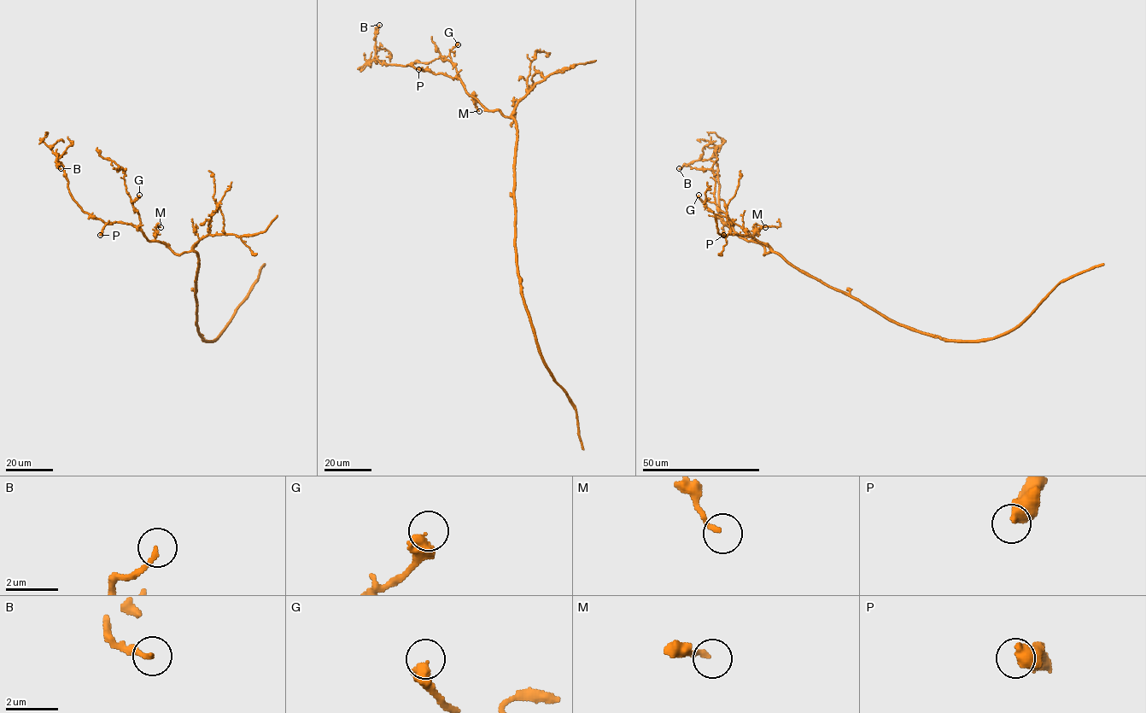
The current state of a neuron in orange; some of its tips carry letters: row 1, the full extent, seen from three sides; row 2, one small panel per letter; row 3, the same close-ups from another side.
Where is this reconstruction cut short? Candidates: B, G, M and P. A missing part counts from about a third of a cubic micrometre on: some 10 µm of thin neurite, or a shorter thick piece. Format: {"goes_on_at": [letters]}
{"goes_on_at": ["G"]}

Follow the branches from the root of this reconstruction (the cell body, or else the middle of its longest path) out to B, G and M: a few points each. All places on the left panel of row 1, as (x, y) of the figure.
B: (195, 289), (195, 252), (175, 254), (131, 225), (90, 216), (73, 199), (61, 168)
G: (195, 289), (198, 254), (193, 251), (175, 254), (166, 244), (146, 237), (131, 201), (139, 195)
M: (195, 289), (198, 254), (193, 251), (175, 254), (166, 244), (155, 240), (155, 225), (160, 227)

